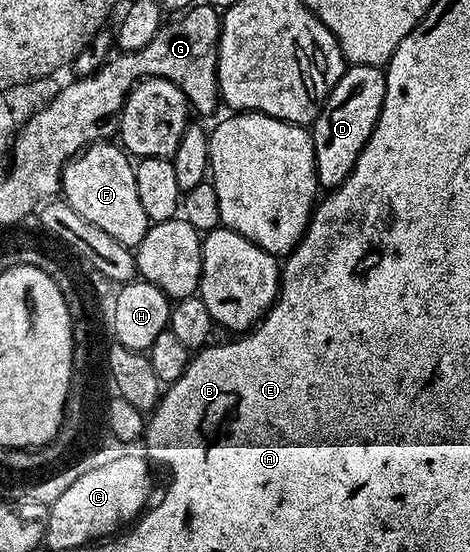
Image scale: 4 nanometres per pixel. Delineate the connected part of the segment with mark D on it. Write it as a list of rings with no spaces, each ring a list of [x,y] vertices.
[[[352,64],[342,74],[310,125],[316,155],[316,178],[321,189],[340,187],[340,183],[354,170],[360,151],[377,128],[385,98],[386,75],[377,65]]]

